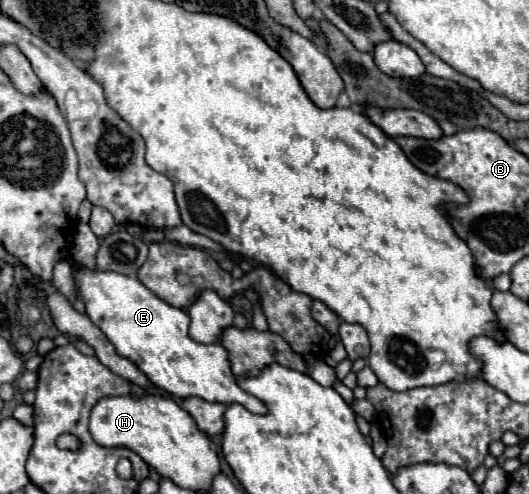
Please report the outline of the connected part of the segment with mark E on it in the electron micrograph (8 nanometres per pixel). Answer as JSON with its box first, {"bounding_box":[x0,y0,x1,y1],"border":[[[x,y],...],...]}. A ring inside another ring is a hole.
{"bounding_box":[72,267,266,413],"border":[[[72,267],[72,279],[76,287],[76,297],[84,303],[86,315],[92,319],[92,323],[108,337],[108,341],[116,347],[116,353],[120,357],[130,359],[148,379],[154,383],[158,389],[184,399],[190,395],[202,397],[206,401],[216,401],[216,403],[242,403],[248,411],[252,413],[266,413],[266,405],[260,399],[254,399],[250,393],[242,391],[236,383],[234,373],[230,371],[230,363],[226,363],[226,351],[222,351],[220,343],[204,345],[196,343],[194,339],[188,337],[188,325],[190,317],[186,311],[168,305],[166,301],[158,299],[148,287],[144,287],[138,279],[126,277],[122,273],[110,273],[110,271],[98,271],[98,269],[88,269],[88,267]]]}

